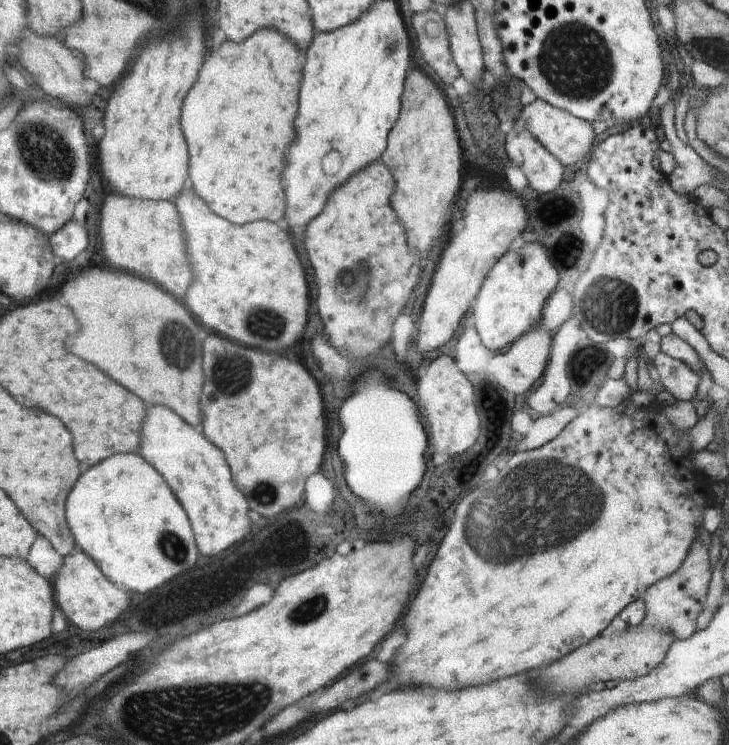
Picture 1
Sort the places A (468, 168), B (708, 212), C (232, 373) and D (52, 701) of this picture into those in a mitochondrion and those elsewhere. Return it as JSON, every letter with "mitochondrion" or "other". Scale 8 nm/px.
{"A":"other","B":"other","C":"mitochondrion","D":"other"}

